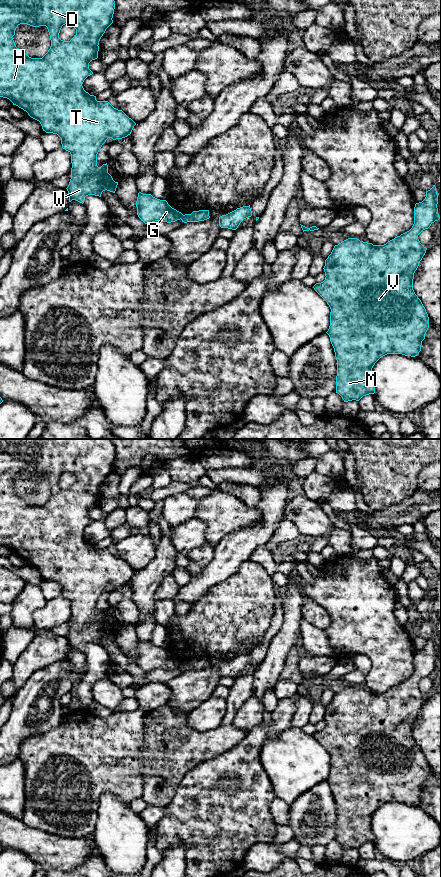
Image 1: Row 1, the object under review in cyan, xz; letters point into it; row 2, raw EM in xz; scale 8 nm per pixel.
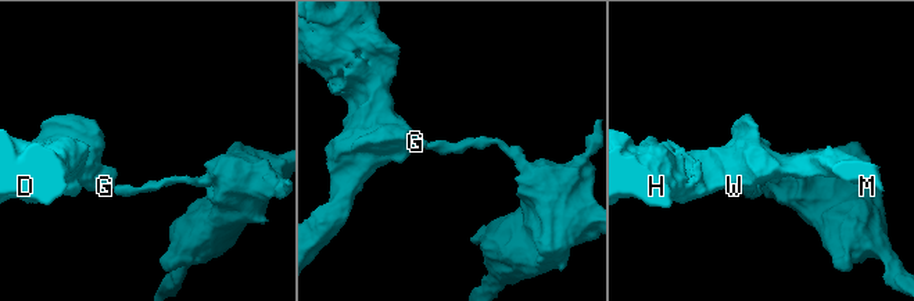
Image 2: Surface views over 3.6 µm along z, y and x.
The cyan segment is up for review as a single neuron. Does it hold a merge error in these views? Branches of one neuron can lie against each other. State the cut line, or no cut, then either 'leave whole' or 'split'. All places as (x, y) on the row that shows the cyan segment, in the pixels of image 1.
xz (183, 215), (180, 218) | split

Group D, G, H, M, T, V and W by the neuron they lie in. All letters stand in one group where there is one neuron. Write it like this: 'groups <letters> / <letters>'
groups D G H T W / M V

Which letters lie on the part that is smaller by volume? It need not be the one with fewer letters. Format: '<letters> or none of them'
M, V

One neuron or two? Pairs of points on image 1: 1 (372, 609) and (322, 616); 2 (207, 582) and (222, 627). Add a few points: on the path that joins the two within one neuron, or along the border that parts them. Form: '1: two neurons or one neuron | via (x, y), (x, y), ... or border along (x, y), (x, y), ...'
1: two neurons | border along (312, 599), (331, 619), (331, 627), (327, 631)
2: two neurons | border along (229, 576), (215, 583), (192, 605)

